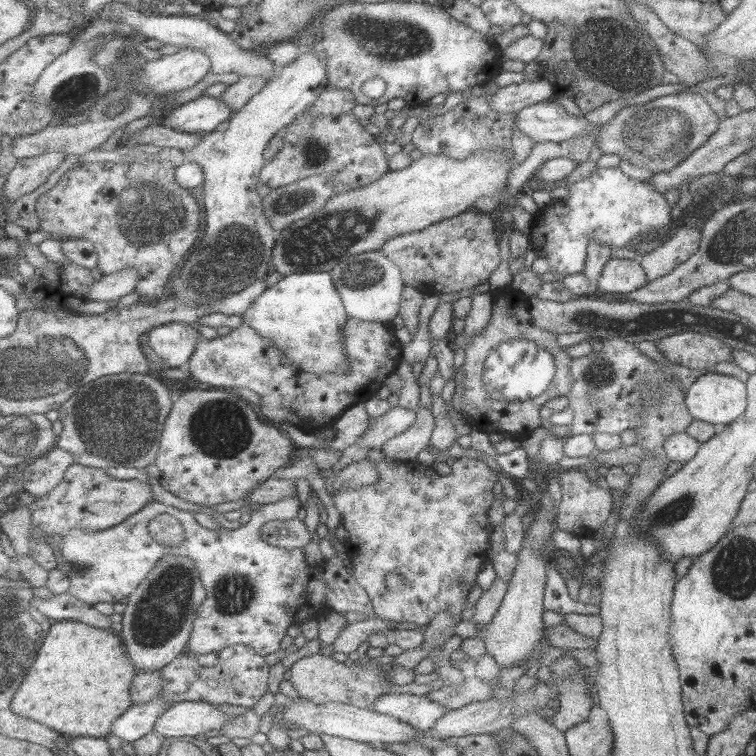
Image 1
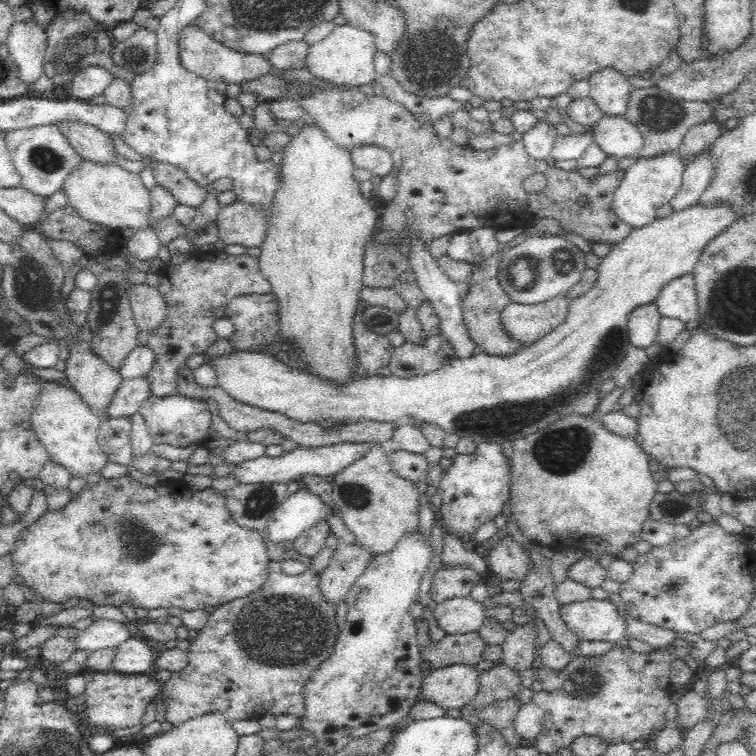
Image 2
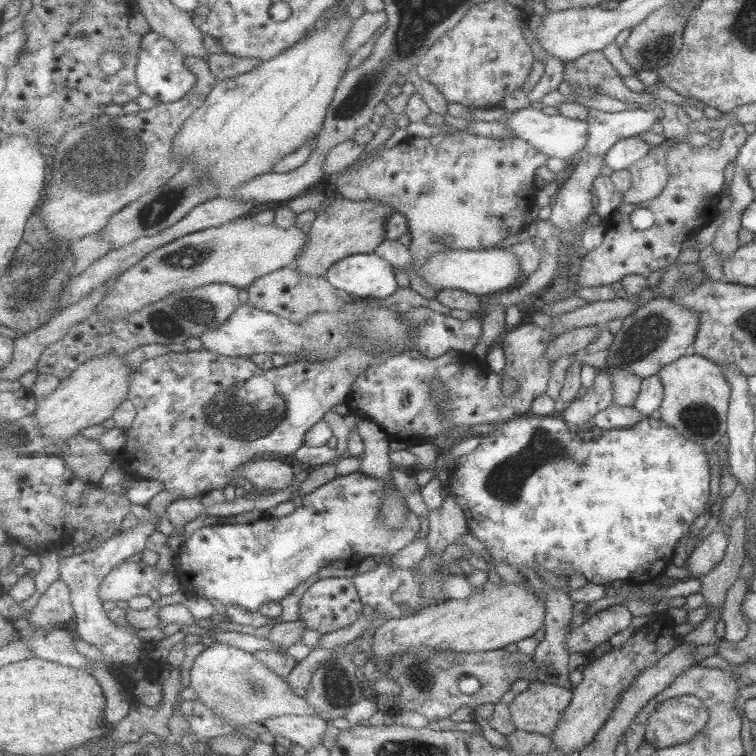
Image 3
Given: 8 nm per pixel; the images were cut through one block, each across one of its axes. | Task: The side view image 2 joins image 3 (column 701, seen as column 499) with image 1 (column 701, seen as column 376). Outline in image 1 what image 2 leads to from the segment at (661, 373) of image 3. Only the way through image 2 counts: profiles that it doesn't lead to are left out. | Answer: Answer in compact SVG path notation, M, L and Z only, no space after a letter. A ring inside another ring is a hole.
M707 372L689 386L684 404L695 420L729 425L746 409L745 383L731 376Z

